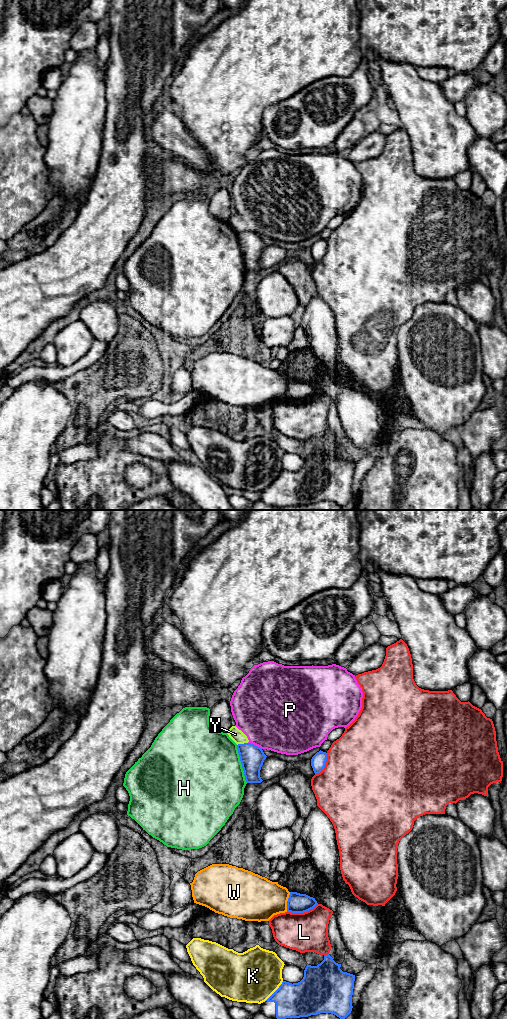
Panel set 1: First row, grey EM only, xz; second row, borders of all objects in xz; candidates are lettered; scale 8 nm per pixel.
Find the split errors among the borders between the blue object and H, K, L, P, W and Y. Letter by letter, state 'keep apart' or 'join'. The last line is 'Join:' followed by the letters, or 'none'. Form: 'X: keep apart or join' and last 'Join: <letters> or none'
H: keep apart
K: keep apart
L: keep apart
P: keep apart
W: keep apart
Y: keep apart
Join: none

